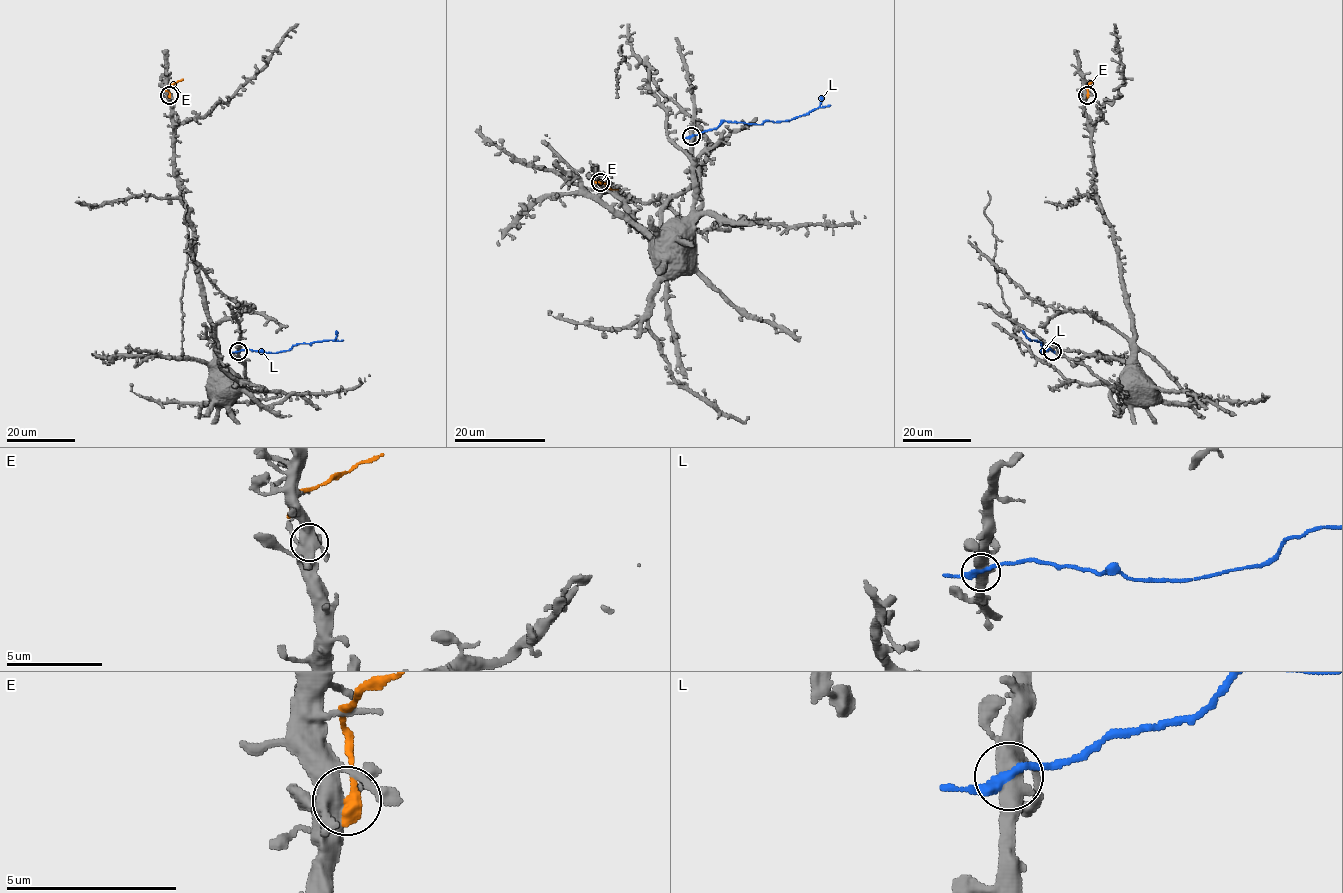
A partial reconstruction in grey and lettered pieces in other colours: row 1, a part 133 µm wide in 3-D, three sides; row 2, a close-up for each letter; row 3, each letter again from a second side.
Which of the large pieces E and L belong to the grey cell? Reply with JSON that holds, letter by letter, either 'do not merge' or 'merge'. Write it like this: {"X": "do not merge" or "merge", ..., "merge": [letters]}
{"E": "do not merge", "L": "do not merge", "merge": []}

